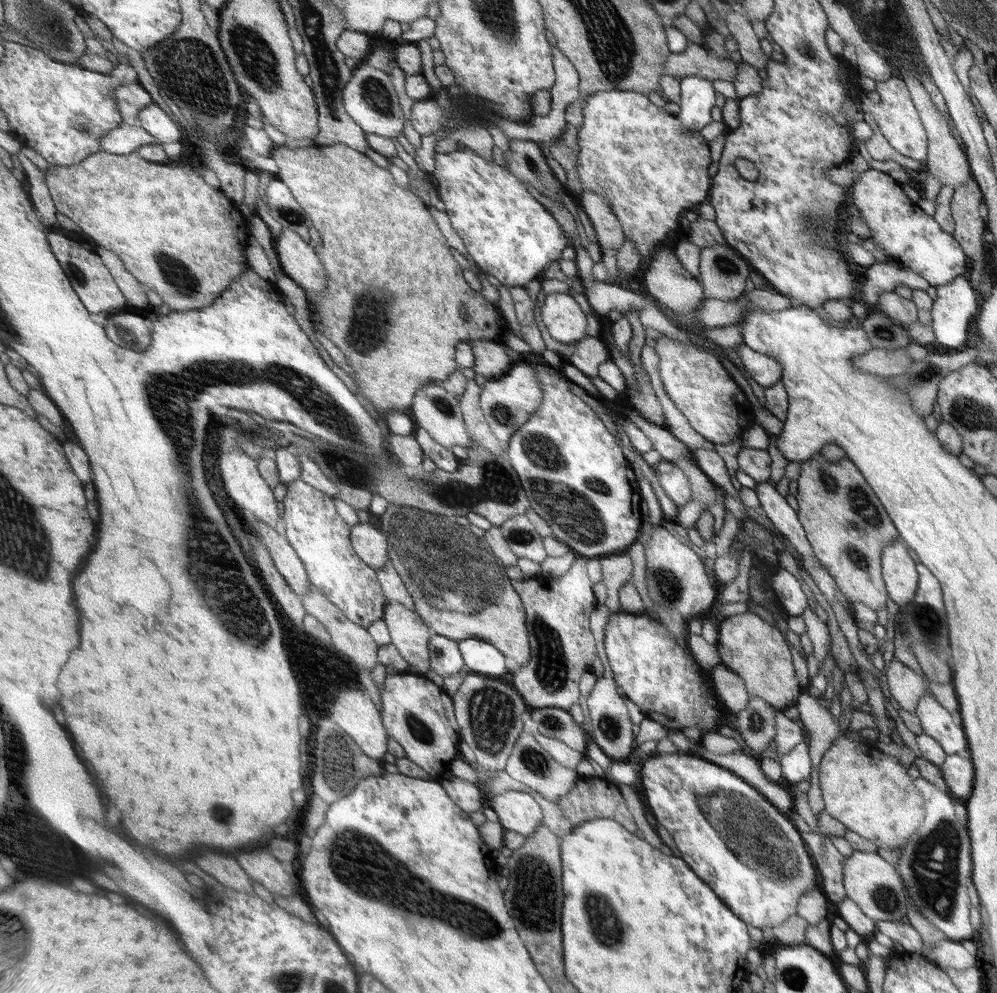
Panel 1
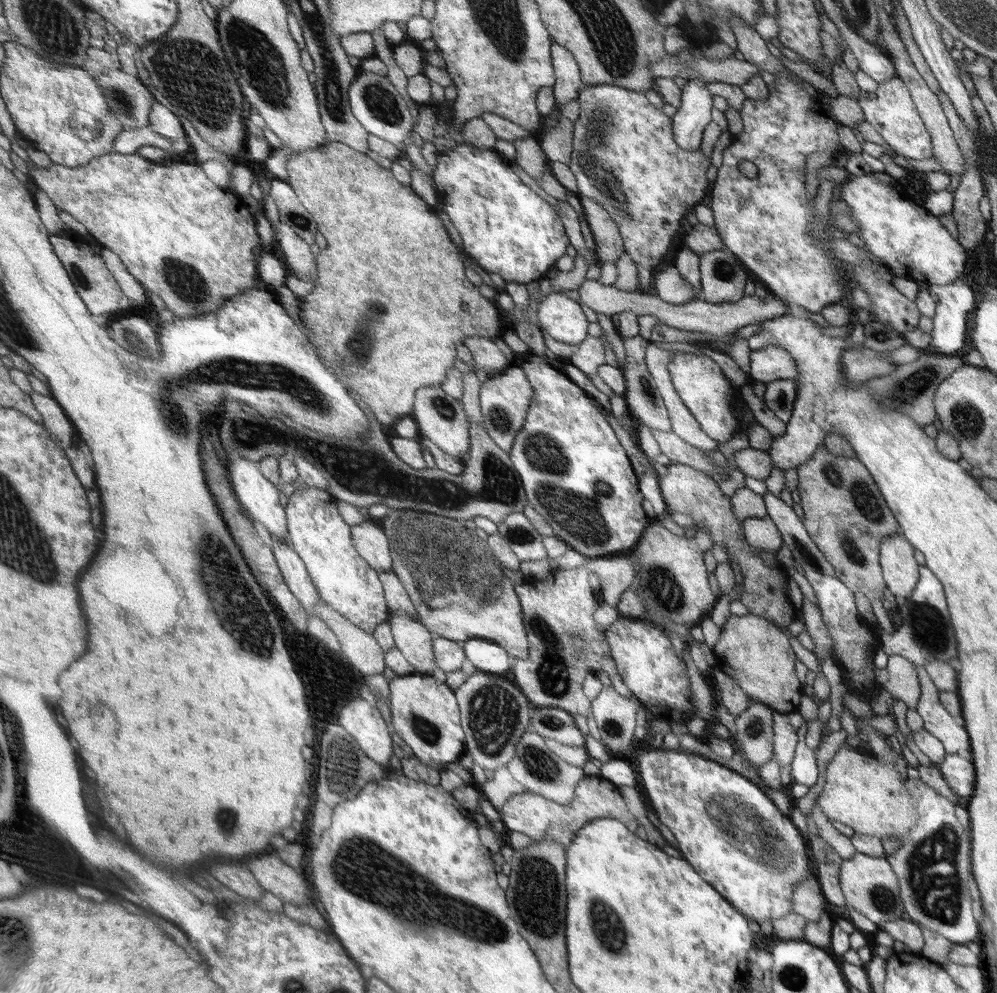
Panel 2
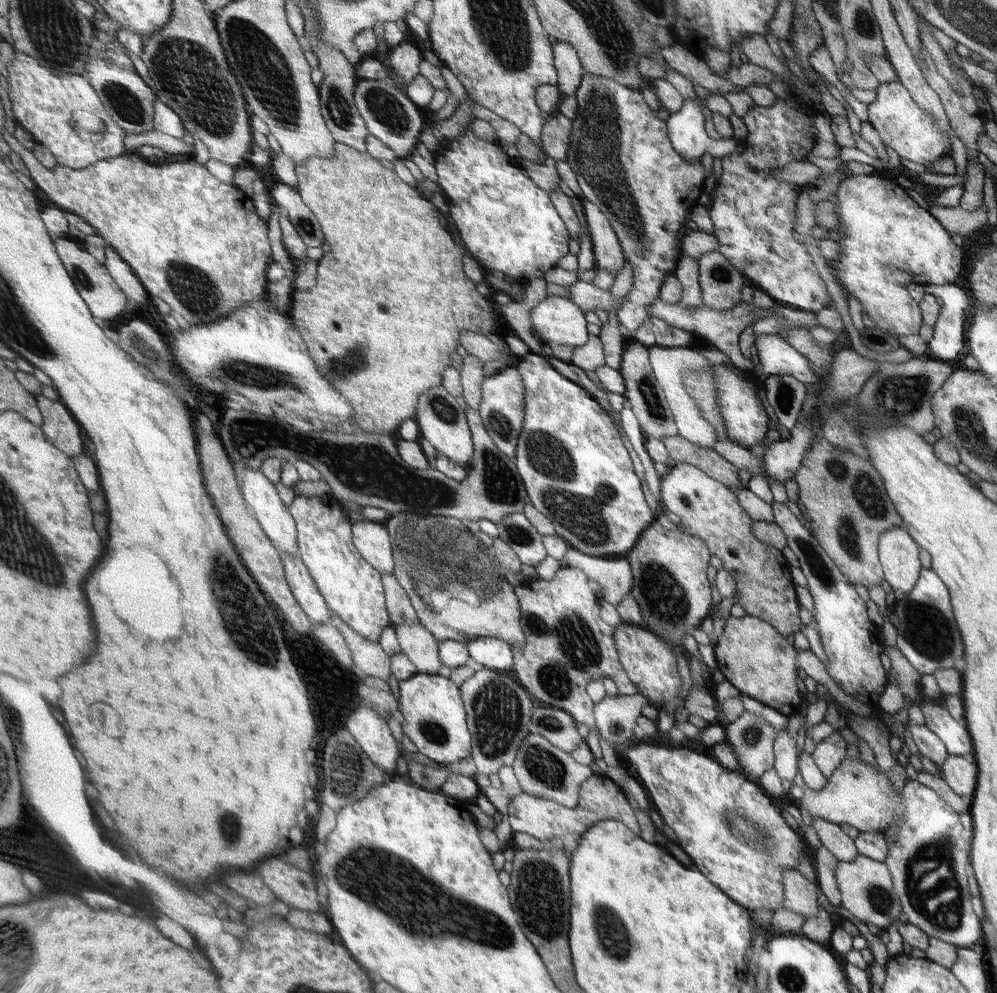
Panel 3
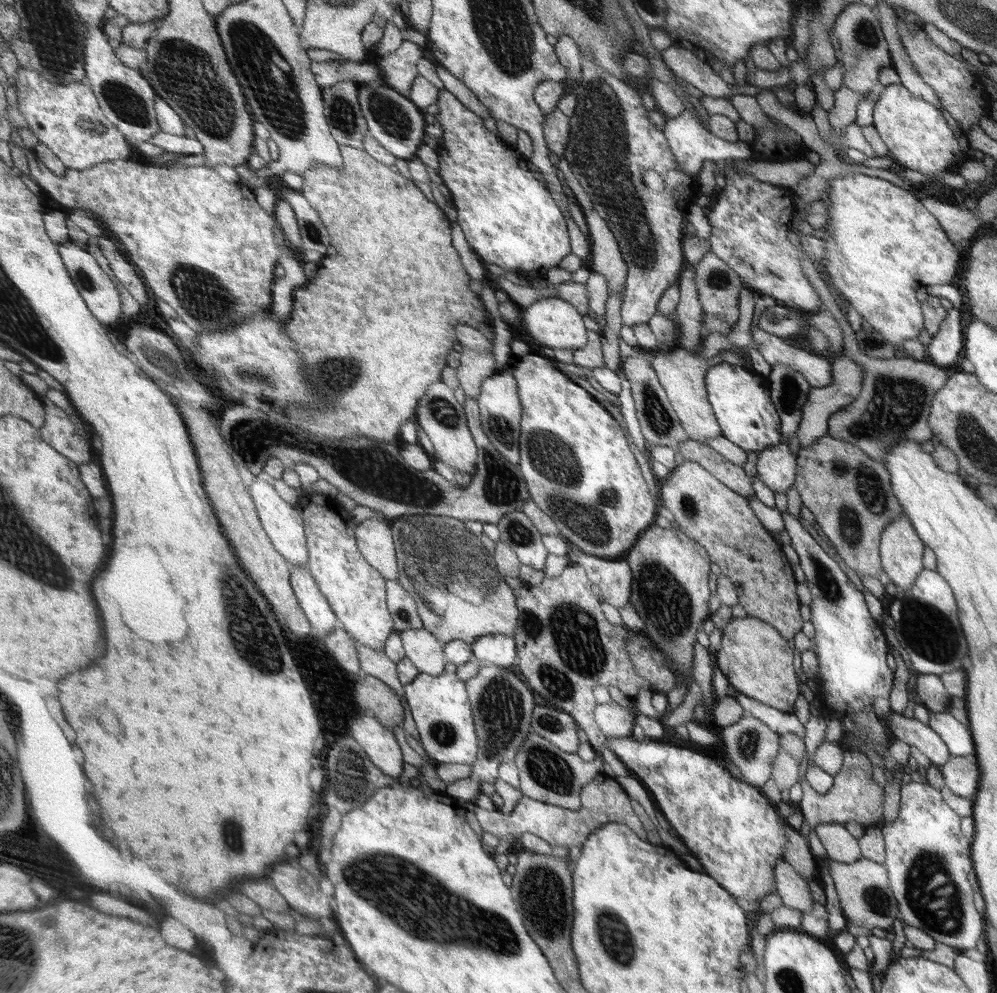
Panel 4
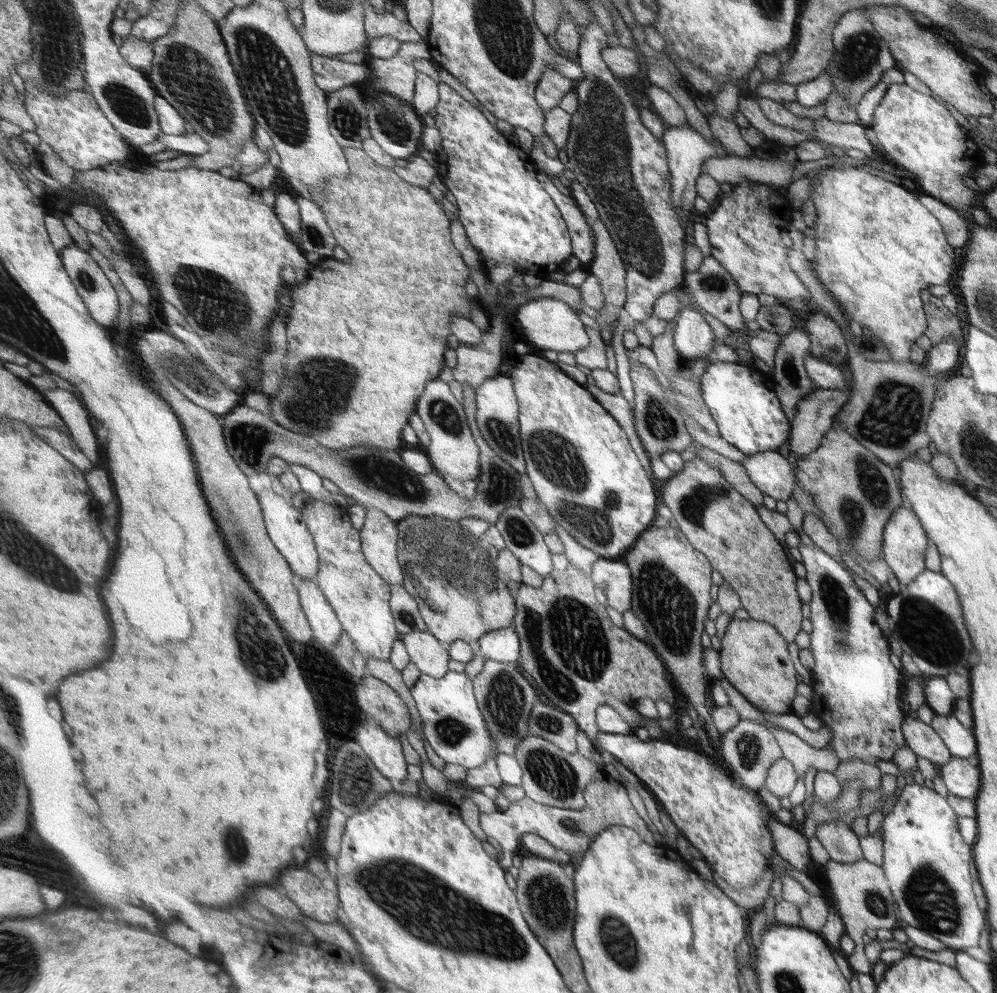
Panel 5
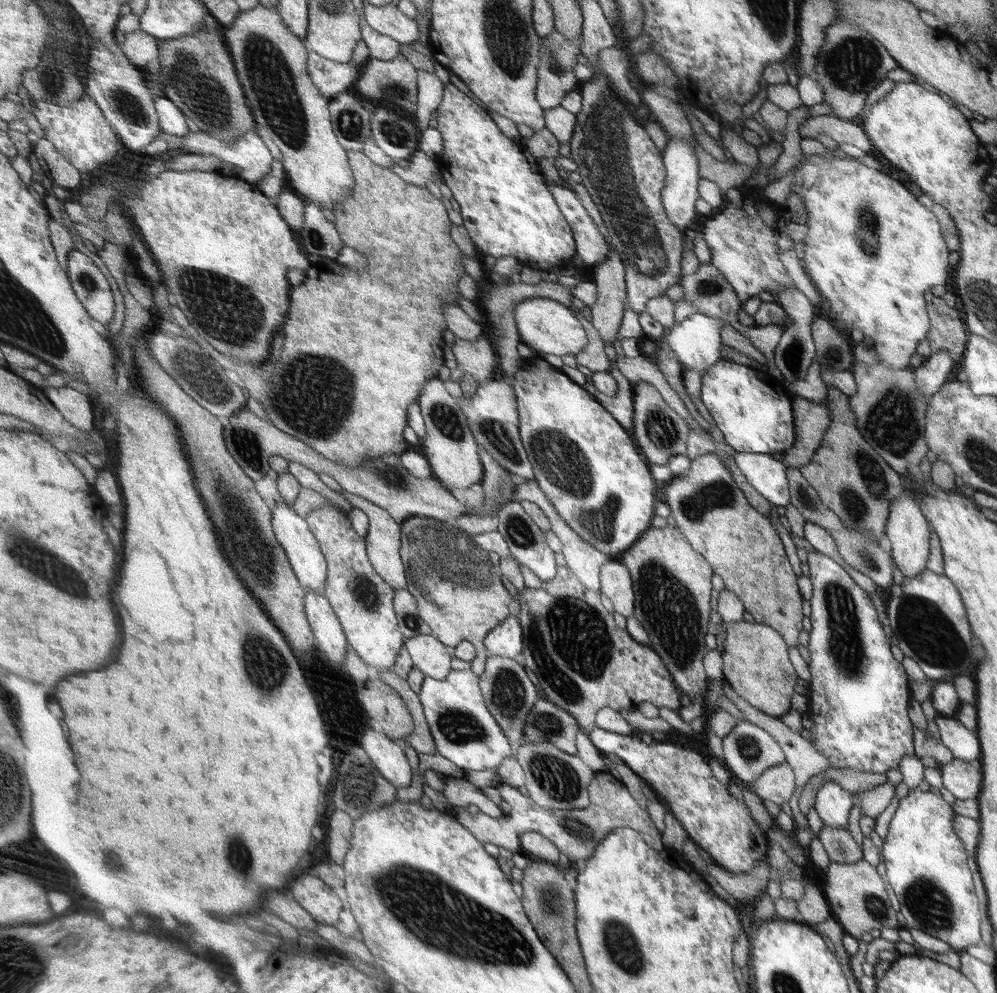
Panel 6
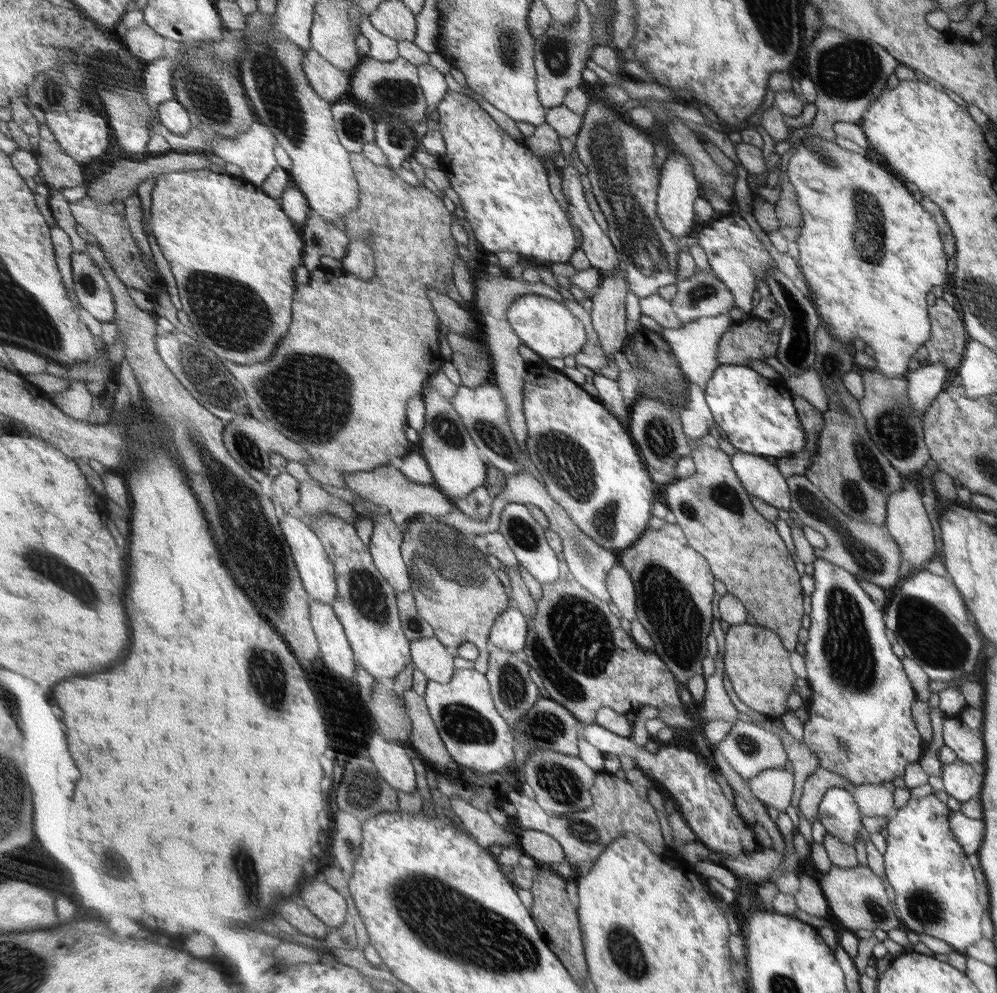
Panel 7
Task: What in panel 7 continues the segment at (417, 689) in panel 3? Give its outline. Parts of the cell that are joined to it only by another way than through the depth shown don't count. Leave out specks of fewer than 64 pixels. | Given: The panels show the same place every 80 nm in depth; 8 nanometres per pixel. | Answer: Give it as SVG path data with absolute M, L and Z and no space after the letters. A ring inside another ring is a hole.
M456 669L451 682L429 681L424 697L441 741L459 766L491 773L515 762L514 731L495 708L485 674L475 669Z

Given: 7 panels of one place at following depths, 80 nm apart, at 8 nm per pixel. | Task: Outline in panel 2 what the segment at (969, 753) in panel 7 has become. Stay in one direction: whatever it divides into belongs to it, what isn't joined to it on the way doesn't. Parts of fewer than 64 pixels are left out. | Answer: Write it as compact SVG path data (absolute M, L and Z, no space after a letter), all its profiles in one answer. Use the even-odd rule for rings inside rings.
M914 665L914 669L920 688L915 712L923 721L923 730L941 742L944 754L959 754L963 760L969 760L970 742L967 742L965 730L951 722L951 716L939 701L938 690L924 666Z

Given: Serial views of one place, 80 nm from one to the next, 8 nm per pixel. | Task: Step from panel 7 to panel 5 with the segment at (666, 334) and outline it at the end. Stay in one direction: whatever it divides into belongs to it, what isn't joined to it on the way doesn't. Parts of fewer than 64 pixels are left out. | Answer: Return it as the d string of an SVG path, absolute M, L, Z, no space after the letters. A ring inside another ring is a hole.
M688 306L682 307L677 318L674 339L681 358L689 362L709 356L712 345L717 341L703 314Z

